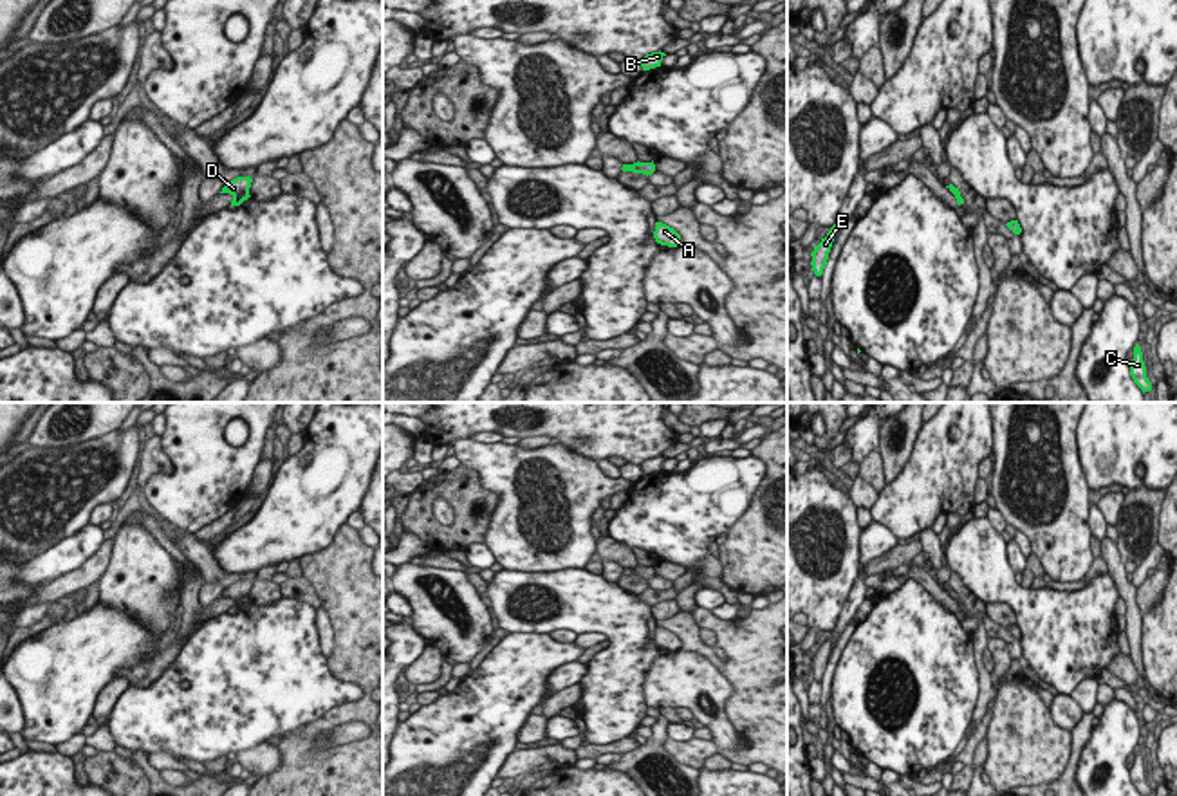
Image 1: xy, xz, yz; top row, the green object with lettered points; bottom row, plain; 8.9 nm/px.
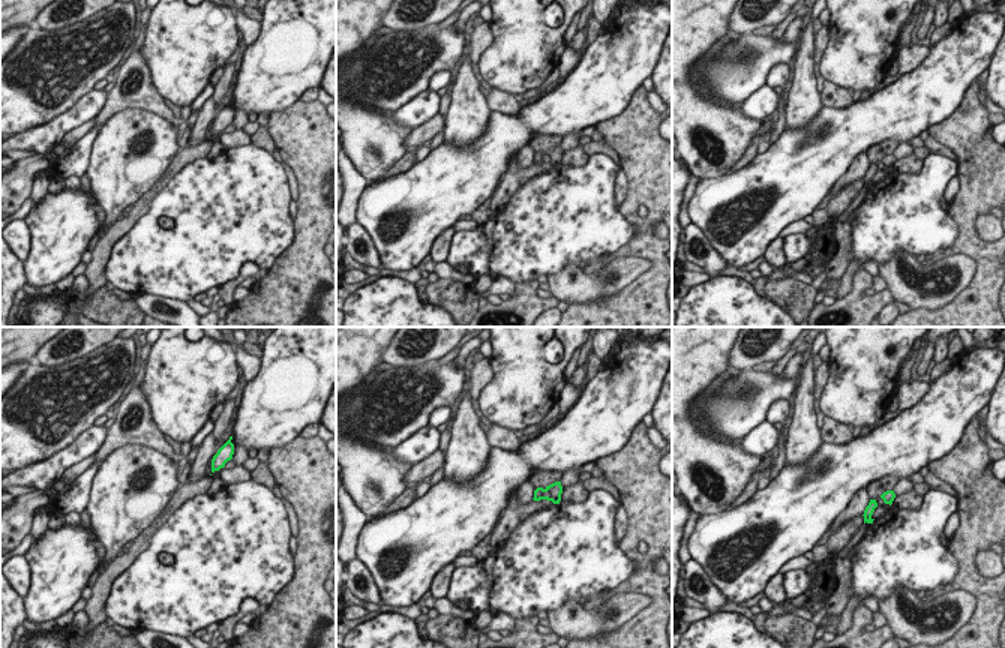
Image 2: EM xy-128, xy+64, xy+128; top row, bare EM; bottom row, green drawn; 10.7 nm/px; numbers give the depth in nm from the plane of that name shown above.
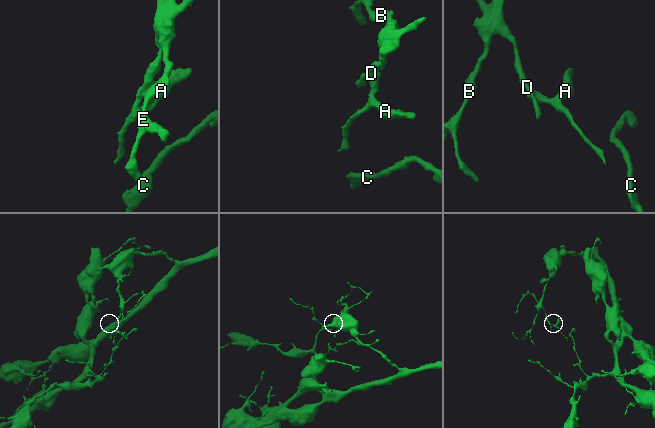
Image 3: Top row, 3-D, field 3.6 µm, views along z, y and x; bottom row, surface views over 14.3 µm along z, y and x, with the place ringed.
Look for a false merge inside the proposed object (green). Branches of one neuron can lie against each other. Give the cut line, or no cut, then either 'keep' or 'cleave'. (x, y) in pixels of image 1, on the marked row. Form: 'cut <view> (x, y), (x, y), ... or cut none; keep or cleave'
cut xy (233, 195), (235, 204); cleave

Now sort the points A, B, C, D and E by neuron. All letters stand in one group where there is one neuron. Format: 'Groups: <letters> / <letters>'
Groups: A / B C D E.

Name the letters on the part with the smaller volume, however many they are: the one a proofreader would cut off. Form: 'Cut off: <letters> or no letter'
Cut off: A

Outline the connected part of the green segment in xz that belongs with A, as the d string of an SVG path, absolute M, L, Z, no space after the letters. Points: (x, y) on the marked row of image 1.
M655 222L653 238L661 245L668 245L668 247L681 245L681 235L673 227L670 227L663 222Z

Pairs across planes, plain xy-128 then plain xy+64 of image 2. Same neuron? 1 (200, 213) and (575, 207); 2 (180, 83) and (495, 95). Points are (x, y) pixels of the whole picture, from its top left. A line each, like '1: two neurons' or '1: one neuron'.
1: one neuron
2: two neurons

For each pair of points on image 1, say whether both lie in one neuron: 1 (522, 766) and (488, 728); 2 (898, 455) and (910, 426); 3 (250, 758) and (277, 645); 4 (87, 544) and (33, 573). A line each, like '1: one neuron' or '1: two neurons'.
1: two neurons
2: one neuron
3: two neurons
4: one neuron

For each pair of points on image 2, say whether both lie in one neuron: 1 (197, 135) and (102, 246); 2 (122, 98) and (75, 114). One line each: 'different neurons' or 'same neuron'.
1: different neurons
2: different neurons

